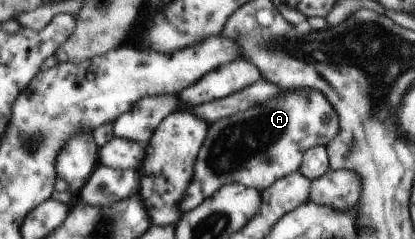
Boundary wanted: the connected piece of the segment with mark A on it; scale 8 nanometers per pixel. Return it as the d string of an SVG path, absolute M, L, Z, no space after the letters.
M299 88L291 92L282 92L275 98L268 98L259 106L249 107L219 122L209 125L208 133L202 142L193 169L193 178L186 190L179 210L181 215L201 205L206 198L214 195L223 185L242 184L257 189L259 192L270 187L276 179L298 171L304 154L314 146L328 145L338 135L338 115L332 111L332 105L320 91Z

